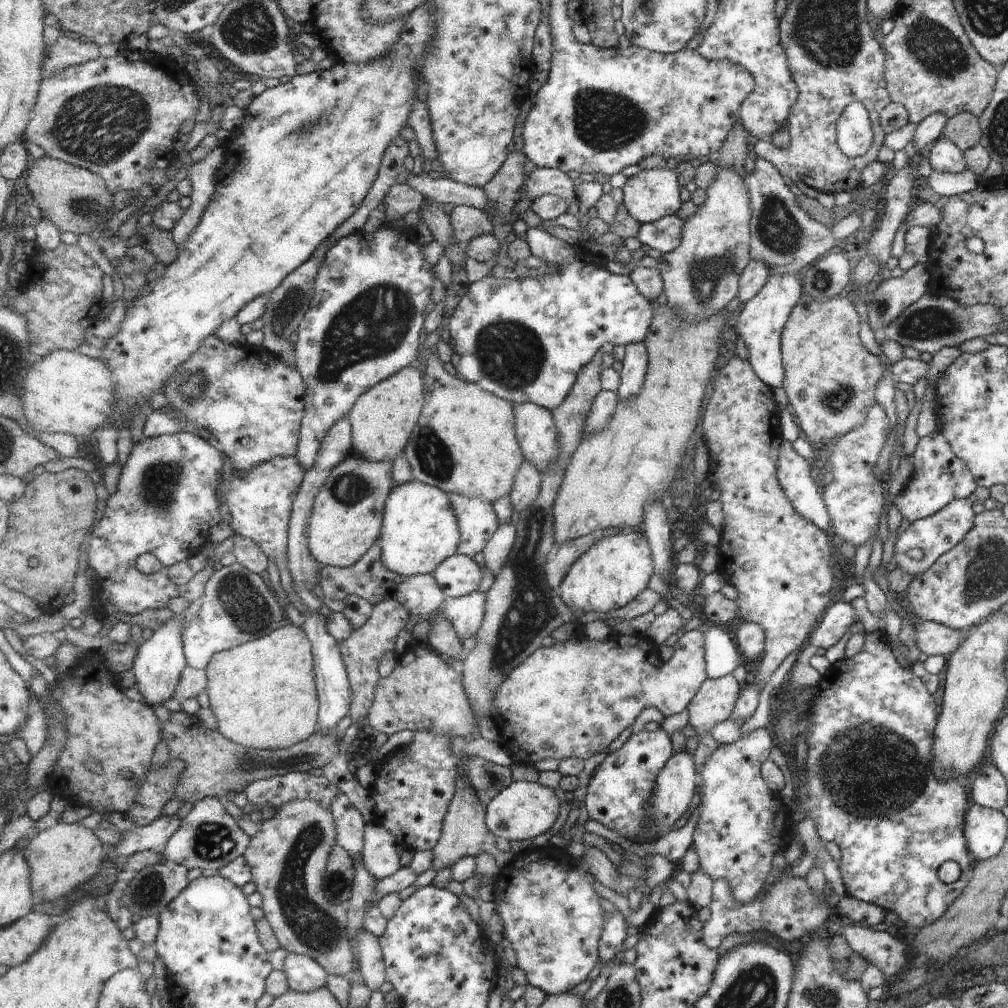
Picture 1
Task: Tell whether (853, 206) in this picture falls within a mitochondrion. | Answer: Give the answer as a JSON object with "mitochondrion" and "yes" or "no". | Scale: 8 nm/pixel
{"mitochondrion":"no"}

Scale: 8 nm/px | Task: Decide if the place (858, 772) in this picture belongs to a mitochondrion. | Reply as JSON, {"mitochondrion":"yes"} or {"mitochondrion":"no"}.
{"mitochondrion":"yes"}

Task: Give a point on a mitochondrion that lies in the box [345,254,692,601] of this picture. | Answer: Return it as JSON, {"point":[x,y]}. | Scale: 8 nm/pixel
{"point":[509,355]}

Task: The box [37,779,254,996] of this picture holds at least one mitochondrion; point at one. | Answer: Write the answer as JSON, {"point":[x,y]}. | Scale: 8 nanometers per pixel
{"point":[213,841]}

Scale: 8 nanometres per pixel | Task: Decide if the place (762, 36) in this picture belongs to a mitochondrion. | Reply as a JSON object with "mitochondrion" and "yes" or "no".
{"mitochondrion":"no"}

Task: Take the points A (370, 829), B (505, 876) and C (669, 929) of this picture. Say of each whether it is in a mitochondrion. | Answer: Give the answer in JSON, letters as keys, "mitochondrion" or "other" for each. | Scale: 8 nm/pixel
{"A":"other","B":"other","C":"other"}

